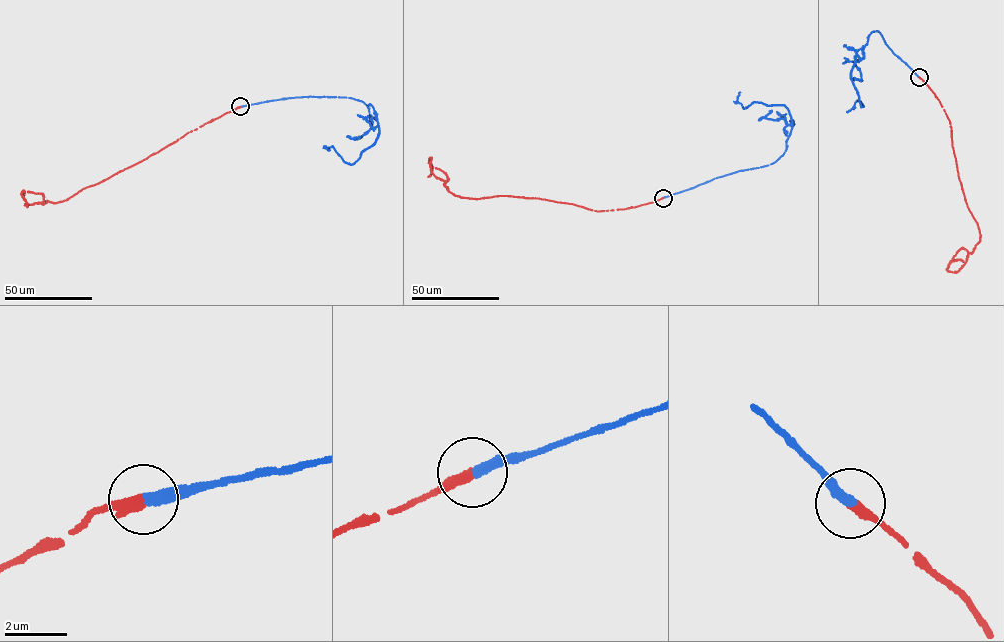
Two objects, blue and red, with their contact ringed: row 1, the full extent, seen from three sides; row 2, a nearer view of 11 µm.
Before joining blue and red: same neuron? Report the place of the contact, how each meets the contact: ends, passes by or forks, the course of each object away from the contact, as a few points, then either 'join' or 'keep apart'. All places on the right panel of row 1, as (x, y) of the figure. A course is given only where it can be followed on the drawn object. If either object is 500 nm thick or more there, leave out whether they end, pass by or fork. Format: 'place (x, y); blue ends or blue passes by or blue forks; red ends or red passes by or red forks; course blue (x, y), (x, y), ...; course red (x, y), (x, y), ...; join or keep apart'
place (919, 77); blue ends; red ends; course blue (919, 77), (879, 32), (873, 31), (857, 51), (851, 74), (863, 106), (856, 101), (846, 111); course red (919, 77), (934, 94), (950, 121), (959, 178), (981, 236), (957, 271), (946, 269), (952, 261), (963, 262); join

